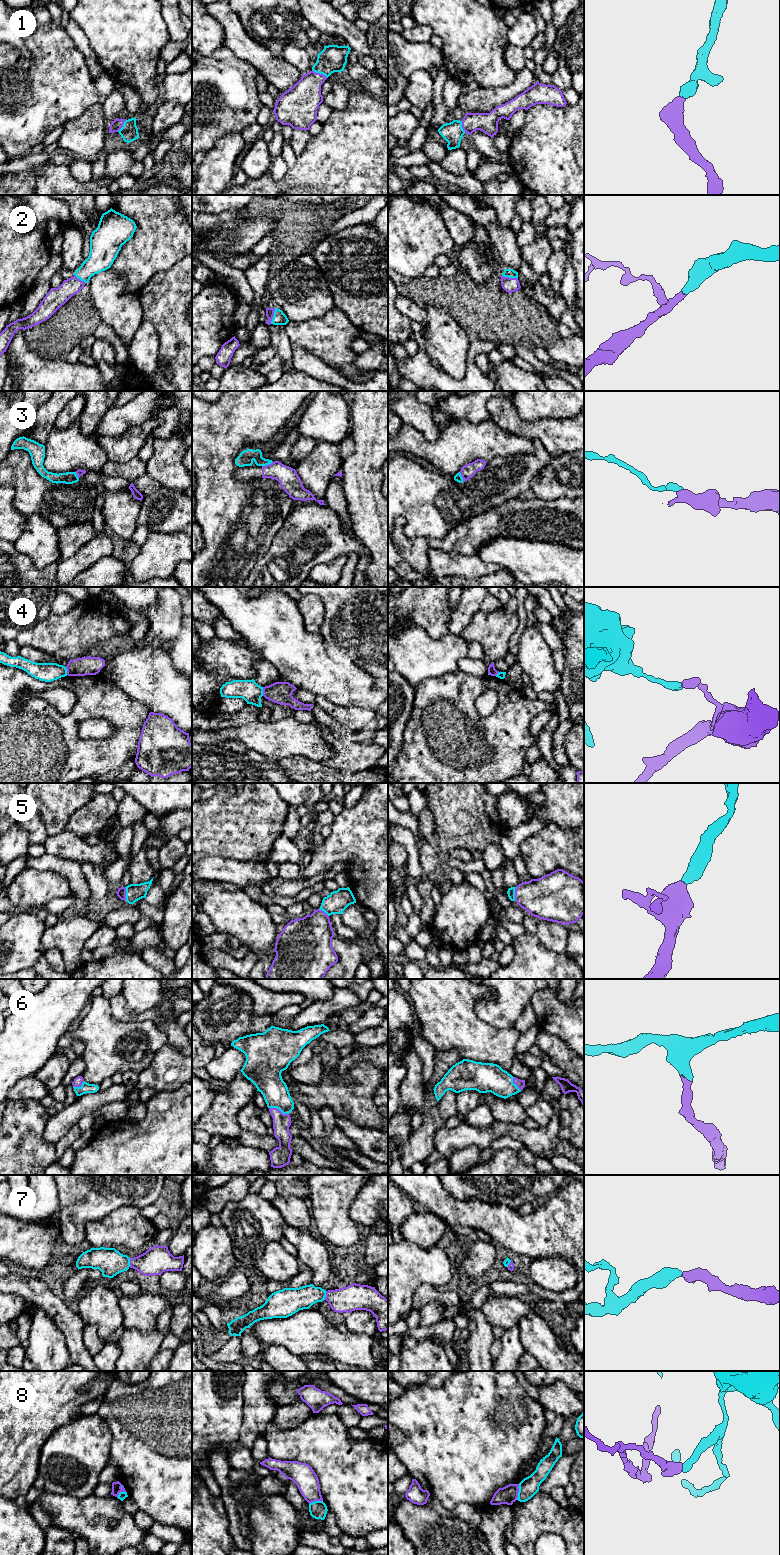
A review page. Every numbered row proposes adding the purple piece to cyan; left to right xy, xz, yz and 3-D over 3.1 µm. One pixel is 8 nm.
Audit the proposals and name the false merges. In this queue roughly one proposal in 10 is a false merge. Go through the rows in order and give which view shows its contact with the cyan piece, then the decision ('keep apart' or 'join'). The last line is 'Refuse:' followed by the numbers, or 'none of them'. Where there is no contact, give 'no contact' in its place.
1: contact in xz; join
2: contact in xz; join
3: contact in xz; keep apart
4: contact in xz; keep apart
5: contact in xy; join
6: contact in xz; join
7: contact in xy; join
8: contact in yz; keep apart
Refuse: 3, 4, 8

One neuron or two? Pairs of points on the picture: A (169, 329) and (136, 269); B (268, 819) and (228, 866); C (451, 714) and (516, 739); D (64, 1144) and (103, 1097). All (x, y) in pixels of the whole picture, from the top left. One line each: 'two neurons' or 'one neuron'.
A: two neurons
B: two neurons
C: one neuron
D: two neurons

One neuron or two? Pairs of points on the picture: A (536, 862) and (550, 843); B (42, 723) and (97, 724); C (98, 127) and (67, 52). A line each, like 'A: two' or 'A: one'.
A: one
B: two
C: two

